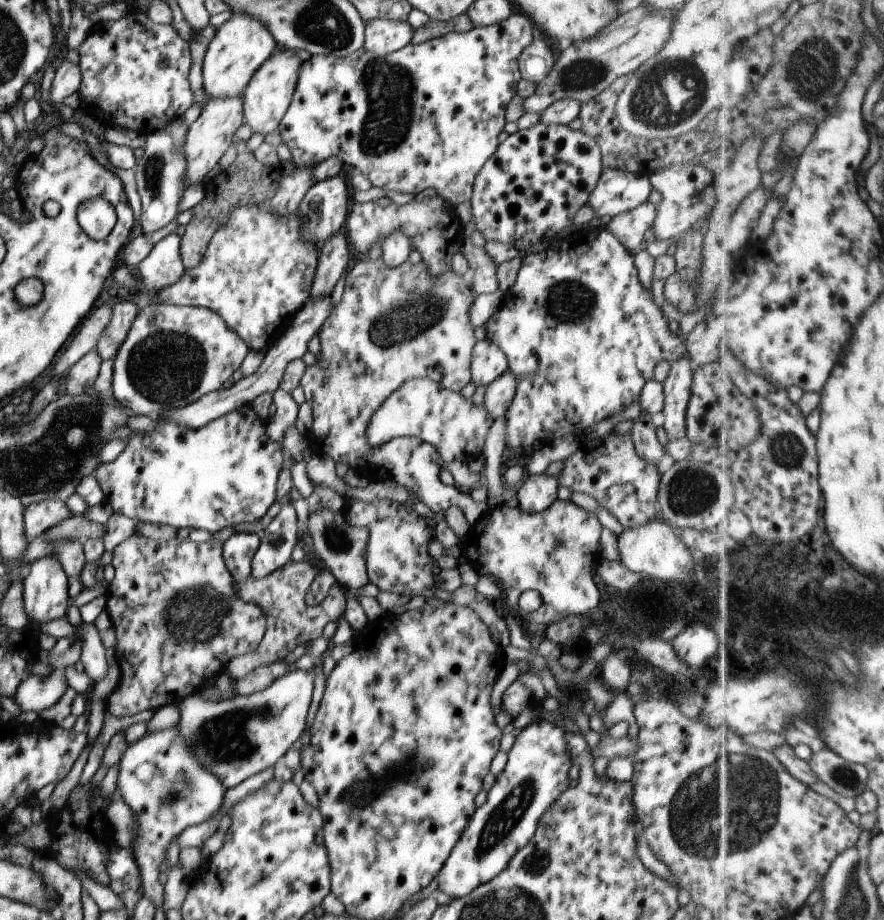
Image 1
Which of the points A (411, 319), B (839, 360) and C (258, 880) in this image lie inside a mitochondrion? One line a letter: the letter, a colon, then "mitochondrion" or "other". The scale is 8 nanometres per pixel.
A: mitochondrion
B: other
C: mitochondrion

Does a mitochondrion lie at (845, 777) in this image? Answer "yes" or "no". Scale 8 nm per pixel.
yes

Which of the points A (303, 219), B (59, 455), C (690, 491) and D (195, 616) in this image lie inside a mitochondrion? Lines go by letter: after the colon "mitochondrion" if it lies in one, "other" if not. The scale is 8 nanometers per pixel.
A: other
B: mitochondrion
C: mitochondrion
D: mitochondrion

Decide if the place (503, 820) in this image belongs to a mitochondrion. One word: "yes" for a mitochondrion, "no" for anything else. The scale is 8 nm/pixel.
yes

